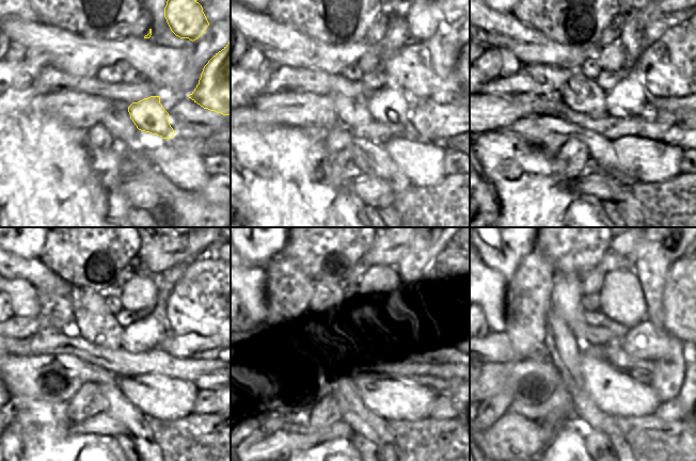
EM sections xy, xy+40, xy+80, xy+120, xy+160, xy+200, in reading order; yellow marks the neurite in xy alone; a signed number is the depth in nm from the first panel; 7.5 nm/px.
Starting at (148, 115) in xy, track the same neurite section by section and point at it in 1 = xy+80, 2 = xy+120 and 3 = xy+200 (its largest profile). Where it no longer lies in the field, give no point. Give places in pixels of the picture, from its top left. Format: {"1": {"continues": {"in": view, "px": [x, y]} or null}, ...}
{"1": {"continues": {"in": "xy+80", "px": [628, 98]}}, "2": {"continues": {"in": "xy+120", "px": [143, 335]}}, "3": {"continues": {"in": "xy+200", "px": [617, 331]}}}

